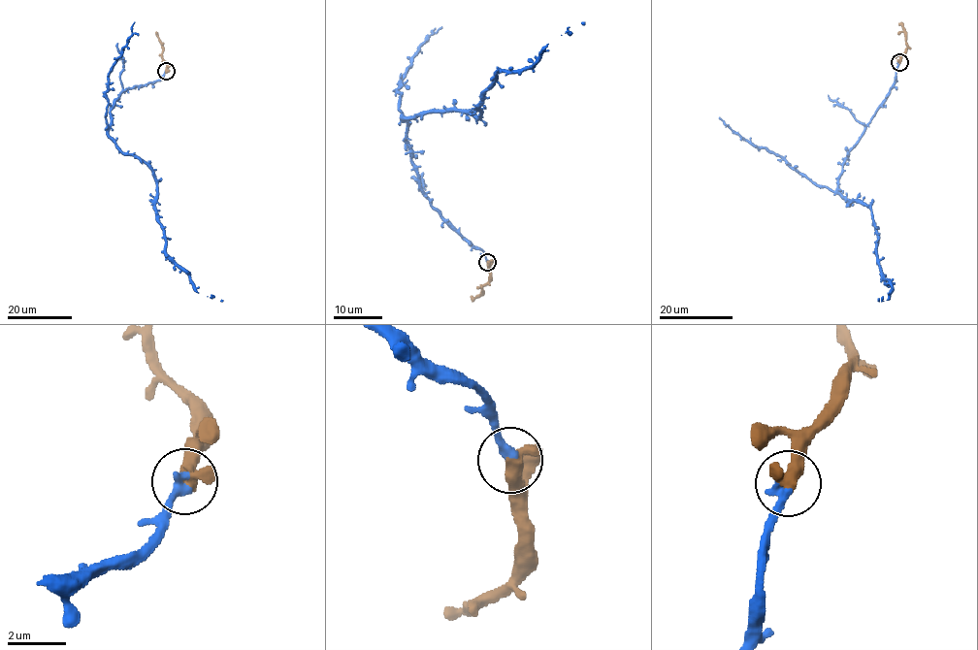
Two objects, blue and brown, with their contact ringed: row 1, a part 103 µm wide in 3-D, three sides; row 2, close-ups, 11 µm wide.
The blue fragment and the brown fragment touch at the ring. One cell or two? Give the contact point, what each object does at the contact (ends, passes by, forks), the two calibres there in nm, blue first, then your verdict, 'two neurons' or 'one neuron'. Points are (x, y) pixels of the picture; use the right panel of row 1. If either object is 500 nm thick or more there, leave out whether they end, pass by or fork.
(899, 62) | 340/600 nm | one neuron

